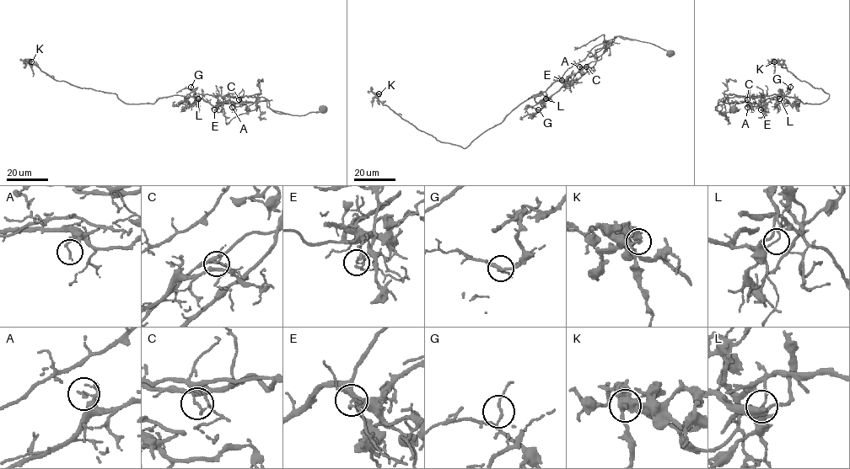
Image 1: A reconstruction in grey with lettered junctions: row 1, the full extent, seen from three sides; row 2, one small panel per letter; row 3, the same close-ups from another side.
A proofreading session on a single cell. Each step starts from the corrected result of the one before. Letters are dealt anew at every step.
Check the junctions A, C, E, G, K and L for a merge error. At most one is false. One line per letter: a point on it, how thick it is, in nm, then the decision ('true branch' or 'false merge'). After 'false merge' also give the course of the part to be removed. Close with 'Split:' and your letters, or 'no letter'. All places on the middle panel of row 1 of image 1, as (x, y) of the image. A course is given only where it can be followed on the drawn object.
A: at (579, 66); 100 nm thick; true branch
C: at (586, 66); 110 nm thick; true branch
E: at (562, 80); 120 nm thick; true branch
G: at (538, 109); 100 nm thick; true branch
K: at (379, 93); 150 nm thick; true branch
L: at (546, 98); 110 nm thick; false merge; foreign part runs (546, 99), (570, 82), (583, 66), (601, 57), (606, 45), (604, 35), (574, 50)
Split: L

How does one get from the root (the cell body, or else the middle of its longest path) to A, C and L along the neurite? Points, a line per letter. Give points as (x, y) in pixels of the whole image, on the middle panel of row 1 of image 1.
A: (670, 53), (652, 43), (615, 36), (599, 60), (584, 66), (572, 79), (571, 75), (578, 71), (579, 66)
C: (670, 53), (652, 43), (615, 36), (601, 57), (586, 66)
L: (670, 53), (652, 43), (615, 36), (599, 60), (584, 66), (572, 80), (546, 99)

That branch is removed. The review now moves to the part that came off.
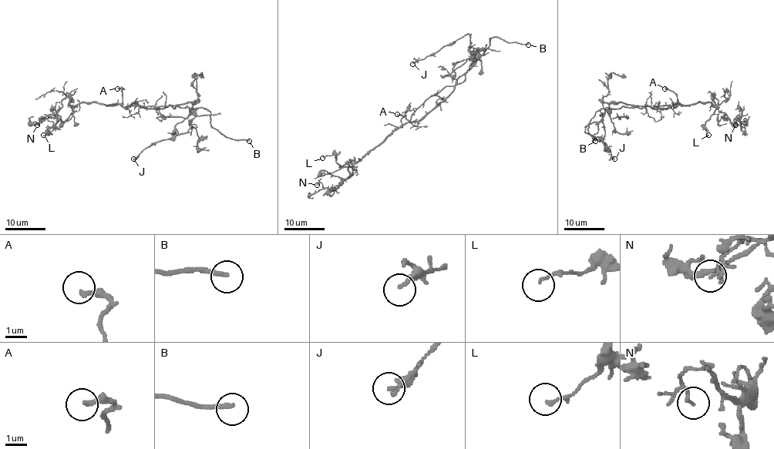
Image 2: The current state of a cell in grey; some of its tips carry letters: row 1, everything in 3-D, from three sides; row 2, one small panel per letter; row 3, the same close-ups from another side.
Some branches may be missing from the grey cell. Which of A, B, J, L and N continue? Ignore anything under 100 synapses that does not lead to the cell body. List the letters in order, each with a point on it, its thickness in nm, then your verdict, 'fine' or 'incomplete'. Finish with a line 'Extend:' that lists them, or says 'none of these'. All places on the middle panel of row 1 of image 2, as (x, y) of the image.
A: at (397, 114); 240 nm thick; fine
B: at (528, 45); 200 nm thick; incomplete
J: at (412, 64); 200 nm thick; fine
L: at (322, 158); 120 nm thick; fine
N: at (317, 185); 130 nm thick; fine
Extend: B

